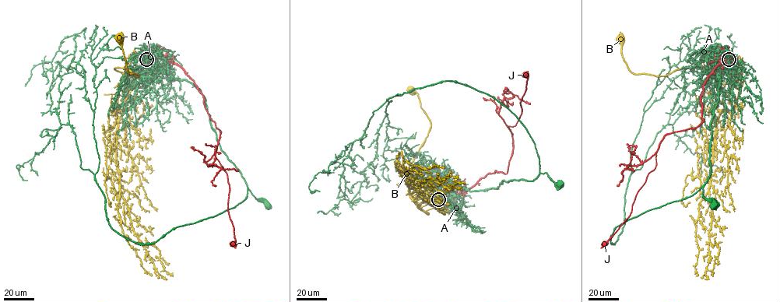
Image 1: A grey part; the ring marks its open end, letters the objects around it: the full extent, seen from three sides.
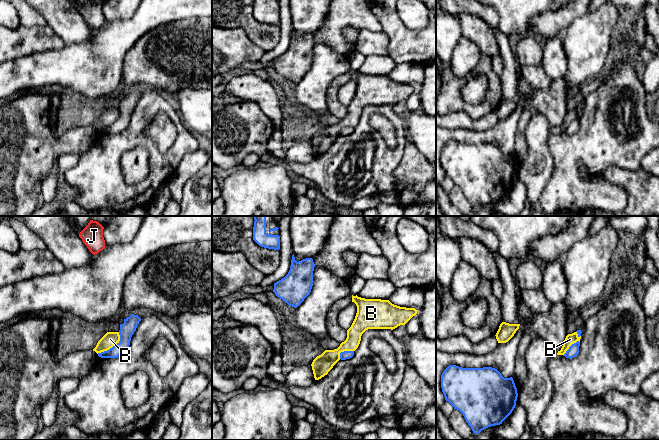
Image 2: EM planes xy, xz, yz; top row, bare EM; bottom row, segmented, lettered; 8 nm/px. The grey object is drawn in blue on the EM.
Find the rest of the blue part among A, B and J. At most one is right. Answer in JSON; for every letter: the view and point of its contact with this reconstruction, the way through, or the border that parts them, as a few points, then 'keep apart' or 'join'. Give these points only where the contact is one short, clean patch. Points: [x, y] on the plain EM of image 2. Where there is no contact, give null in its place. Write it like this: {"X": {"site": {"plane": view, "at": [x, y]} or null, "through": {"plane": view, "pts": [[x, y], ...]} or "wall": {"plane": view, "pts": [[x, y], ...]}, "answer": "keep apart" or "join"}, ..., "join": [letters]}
{"A": {"site": null, "answer": "keep apart"}, "B": {"site": {"plane": "xy", "at": [113, 122]}, "wall": {"plane": "xy", "pts": [[119, 108], [119, 116], [114, 121], [97, 129]]}, "answer": "keep apart"}, "J": {"site": null, "answer": "keep apart"}, "join": []}

